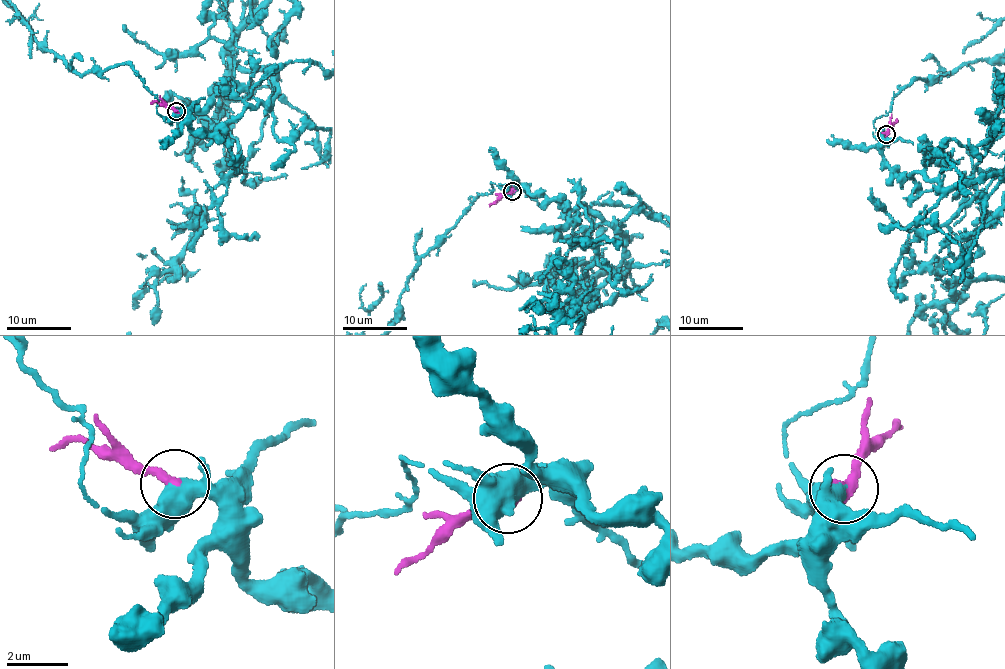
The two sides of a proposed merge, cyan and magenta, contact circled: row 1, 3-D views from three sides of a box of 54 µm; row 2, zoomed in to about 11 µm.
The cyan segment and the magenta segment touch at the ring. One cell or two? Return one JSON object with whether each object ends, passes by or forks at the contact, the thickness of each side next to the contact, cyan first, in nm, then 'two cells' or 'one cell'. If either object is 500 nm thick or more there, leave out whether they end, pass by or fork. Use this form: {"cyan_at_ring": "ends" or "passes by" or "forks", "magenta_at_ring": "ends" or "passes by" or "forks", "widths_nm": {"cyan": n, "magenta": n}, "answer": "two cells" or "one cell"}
{"widths_nm": {"cyan": 500, "magenta": 400}, "answer": "one cell"}

